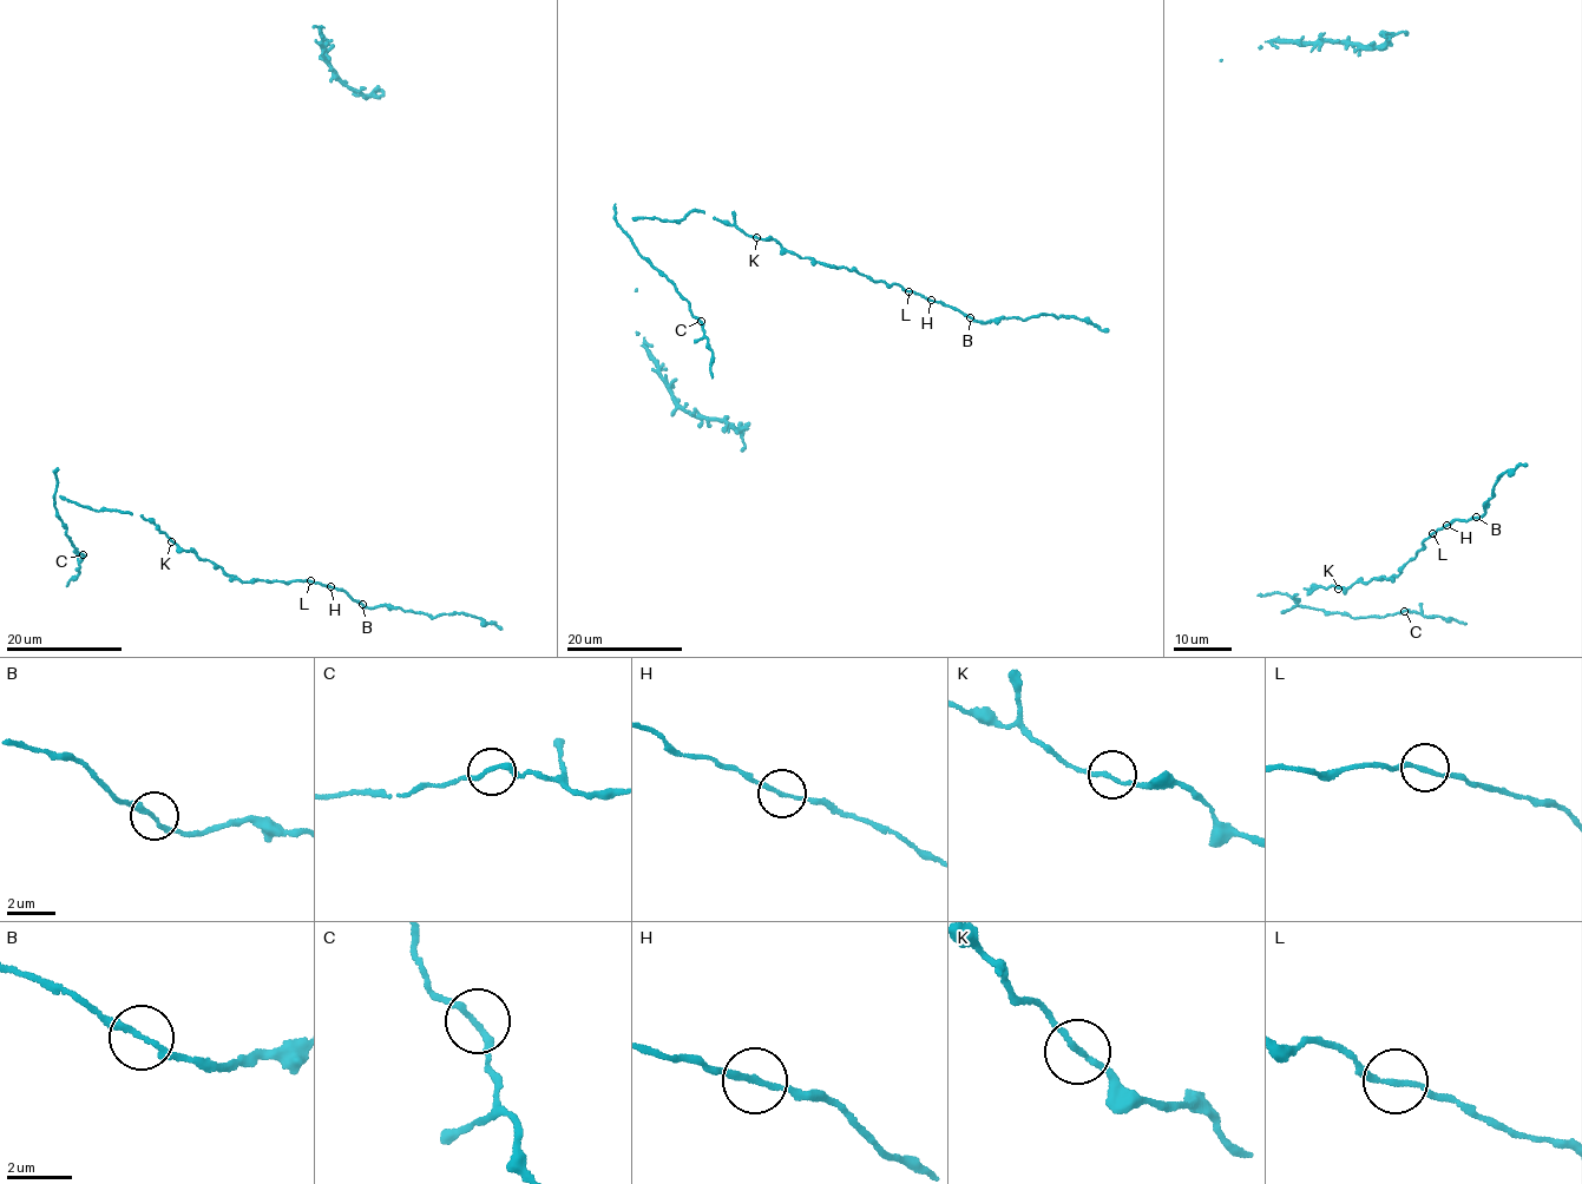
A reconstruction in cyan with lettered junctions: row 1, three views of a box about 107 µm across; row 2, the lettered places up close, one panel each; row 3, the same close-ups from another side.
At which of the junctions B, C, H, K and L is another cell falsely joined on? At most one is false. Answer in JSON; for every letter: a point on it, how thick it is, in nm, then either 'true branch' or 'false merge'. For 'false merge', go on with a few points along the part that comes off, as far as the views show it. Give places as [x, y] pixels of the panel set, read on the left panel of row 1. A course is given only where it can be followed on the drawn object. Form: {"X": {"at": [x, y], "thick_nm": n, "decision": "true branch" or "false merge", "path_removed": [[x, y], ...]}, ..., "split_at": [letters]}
{"B": {"at": [362, 604], "thick_nm": 180, "decision": "true branch"}, "C": {"at": [83, 554], "thick_nm": 180, "decision": "true branch"}, "H": {"at": [330, 586], "thick_nm": 160, "decision": "true branch"}, "K": {"at": [171, 541], "thick_nm": 160, "decision": "true branch"}, "L": {"at": [310, 580], "thick_nm": 170, "decision": "true branch"}, "split_at": []}

